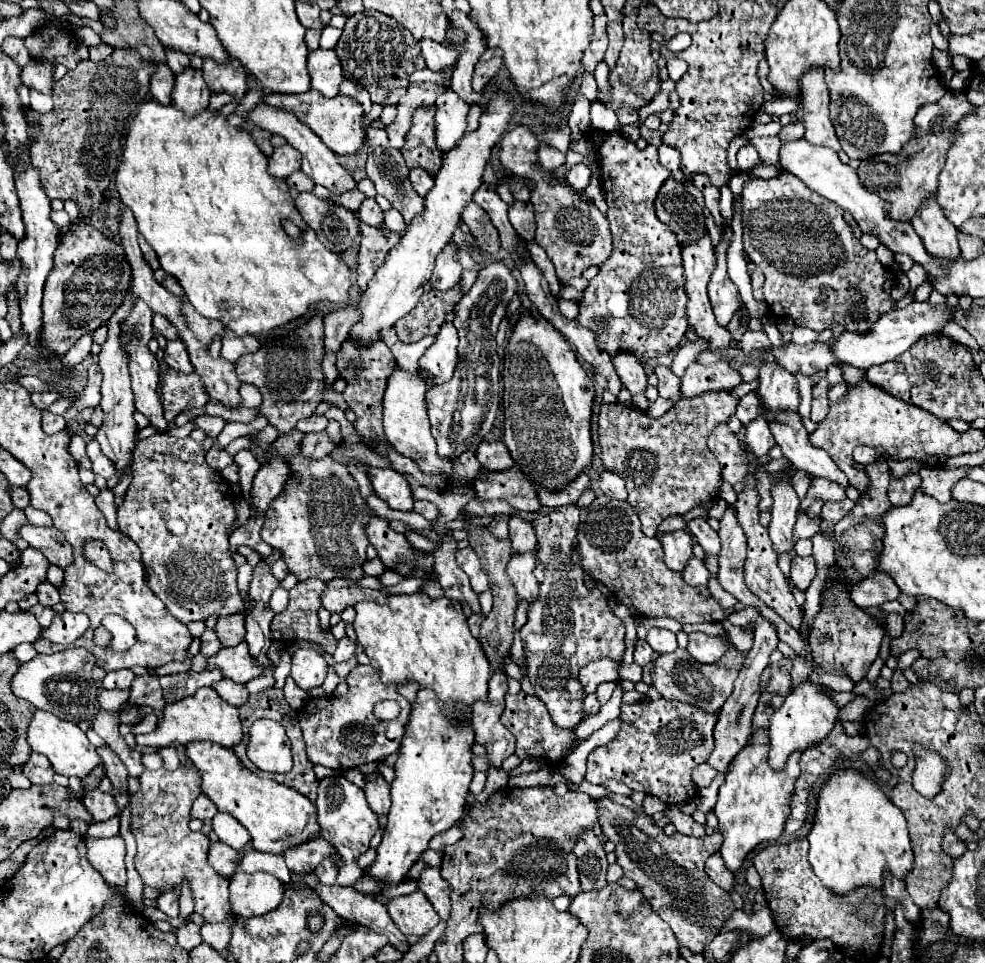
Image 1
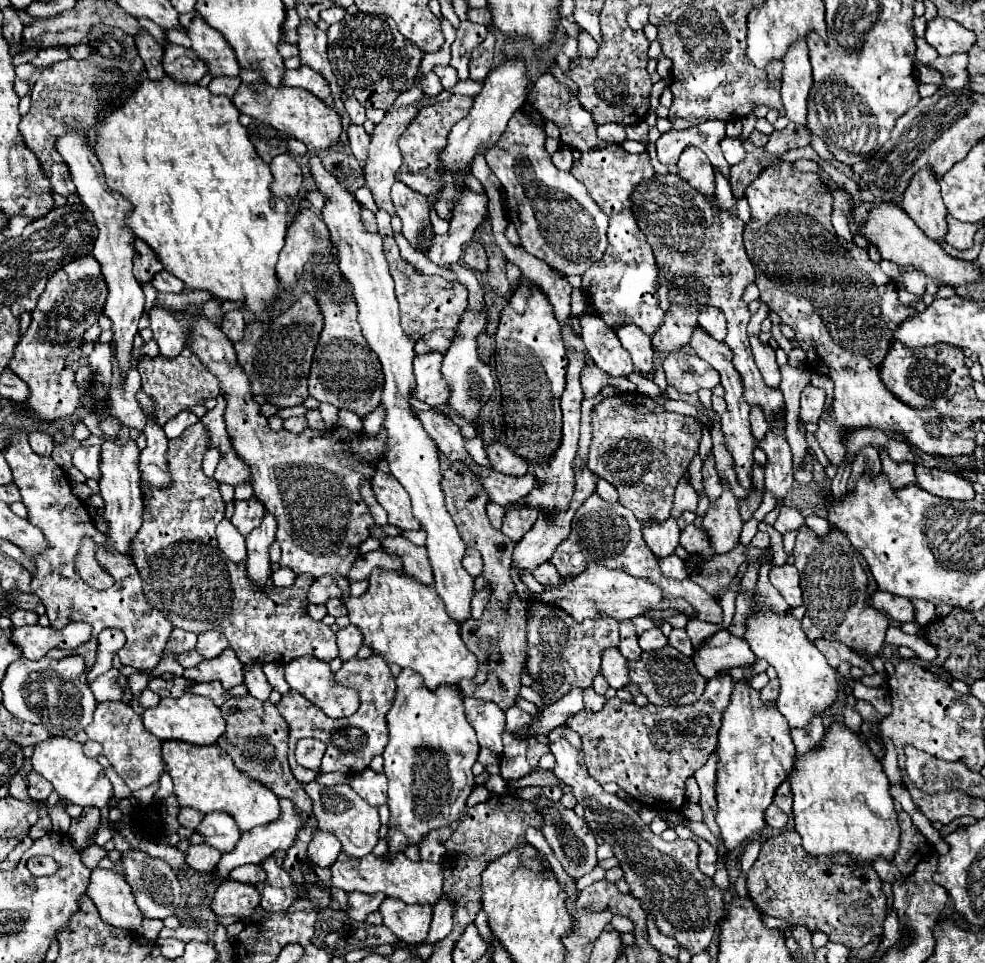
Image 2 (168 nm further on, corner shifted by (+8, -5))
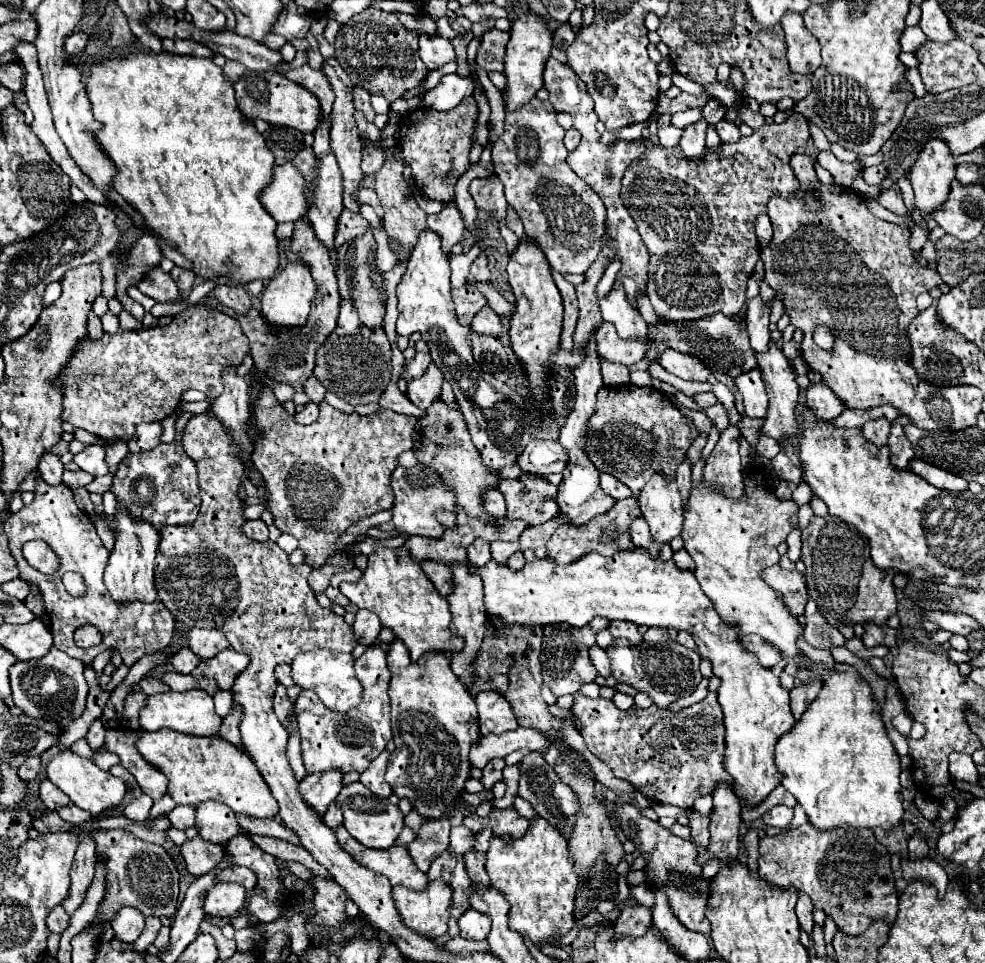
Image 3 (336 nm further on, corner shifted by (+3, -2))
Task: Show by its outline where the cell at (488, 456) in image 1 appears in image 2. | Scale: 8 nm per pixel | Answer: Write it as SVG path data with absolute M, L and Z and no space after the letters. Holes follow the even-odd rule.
M495 444L491 448L487 448L487 456L491 460L493 470L503 472L503 474L511 474L511 476L525 476L529 464L523 462L523 458L519 458L513 450L509 450L507 444Z

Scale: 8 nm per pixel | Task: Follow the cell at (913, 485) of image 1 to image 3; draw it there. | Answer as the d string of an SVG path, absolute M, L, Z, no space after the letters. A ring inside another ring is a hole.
M902 425L892 427L890 439L888 439L888 449L890 449L890 461L896 469L910 469L910 461L914 459L914 451L912 451L908 439L904 439Z

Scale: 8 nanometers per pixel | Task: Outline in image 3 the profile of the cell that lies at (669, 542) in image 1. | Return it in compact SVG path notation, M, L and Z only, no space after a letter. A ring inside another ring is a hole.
M652 475L652 479L642 489L638 503L642 517L650 525L654 541L670 543L682 533L684 509L676 481L664 483L662 475Z

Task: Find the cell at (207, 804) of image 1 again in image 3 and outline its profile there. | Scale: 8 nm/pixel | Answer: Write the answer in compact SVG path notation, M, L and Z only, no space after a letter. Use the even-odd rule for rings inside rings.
M176 805L170 813L170 823L172 827L176 829L188 829L196 823L196 807L182 807L182 805Z

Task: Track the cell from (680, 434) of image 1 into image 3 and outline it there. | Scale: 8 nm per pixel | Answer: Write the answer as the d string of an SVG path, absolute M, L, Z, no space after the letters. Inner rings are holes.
M620 385L620 387L602 387L598 391L598 403L596 413L590 421L590 433L588 433L588 455L598 471L614 475L618 481L622 481L630 491L632 497L638 499L642 487L648 483L648 473L660 473L666 481L674 481L678 465L684 461L686 449L692 445L692 441L698 437L698 429L694 427L692 419L684 417L672 401L662 395L654 387L636 387L636 385Z

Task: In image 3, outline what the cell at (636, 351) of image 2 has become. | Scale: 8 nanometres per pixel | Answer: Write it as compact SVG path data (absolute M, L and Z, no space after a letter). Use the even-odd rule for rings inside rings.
M620 287L612 289L600 301L600 313L602 313L604 321L614 323L614 327L622 339L646 339L648 337L646 321L624 299L624 291L620 291Z

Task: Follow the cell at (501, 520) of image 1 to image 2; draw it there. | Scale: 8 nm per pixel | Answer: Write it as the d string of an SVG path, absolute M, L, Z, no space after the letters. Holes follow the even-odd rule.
M489 502L489 504L487 504L487 516L489 516L489 520L491 520L491 524L493 524L495 528L501 528L503 514L505 514L503 506L499 506L499 504L495 504L495 502Z

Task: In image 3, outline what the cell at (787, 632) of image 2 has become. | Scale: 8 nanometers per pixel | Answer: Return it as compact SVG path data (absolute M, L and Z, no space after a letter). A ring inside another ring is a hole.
M744 471L744 483L746 495L740 501L726 499L704 481L692 487L684 511L684 549L694 559L694 575L722 621L736 627L740 635L760 635L780 651L786 663L796 663L802 669L806 657L798 647L798 637L804 633L804 625L788 611L788 607L784 607L776 591L760 577L762 569L778 563L780 555L776 547L786 541L792 531L790 517L794 517L799 508L794 501L780 501L768 493L762 475Z

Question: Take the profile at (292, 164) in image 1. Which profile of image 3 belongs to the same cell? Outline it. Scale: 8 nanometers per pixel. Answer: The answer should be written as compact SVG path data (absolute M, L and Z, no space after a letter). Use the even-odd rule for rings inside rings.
M284 163L274 167L274 179L268 185L268 191L260 197L260 201L268 207L268 213L284 221L298 221L306 215L306 179L304 175L292 165Z

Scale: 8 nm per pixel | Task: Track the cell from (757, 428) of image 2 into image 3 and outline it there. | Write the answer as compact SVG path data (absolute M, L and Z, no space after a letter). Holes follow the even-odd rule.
M752 369L748 373L742 373L740 377L736 377L734 383L736 383L736 389L744 397L746 415L750 419L764 419L766 407L768 407L768 395L766 395L766 389L764 389L760 369Z

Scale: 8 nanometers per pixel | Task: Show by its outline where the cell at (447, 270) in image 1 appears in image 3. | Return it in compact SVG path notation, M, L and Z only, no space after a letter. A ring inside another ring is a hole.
M496 175L484 177L484 179L474 179L468 187L472 199L476 201L478 211L486 211L492 217L498 217L502 221L506 217L508 201L504 199L504 185Z

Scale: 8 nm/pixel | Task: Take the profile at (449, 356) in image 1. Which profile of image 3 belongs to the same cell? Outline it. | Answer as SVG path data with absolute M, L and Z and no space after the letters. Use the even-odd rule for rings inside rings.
M430 363L422 377L412 379L412 381L408 383L406 395L408 395L408 399L410 399L416 407L428 409L436 399L440 399L442 383L444 383L442 371L436 367L436 363Z

